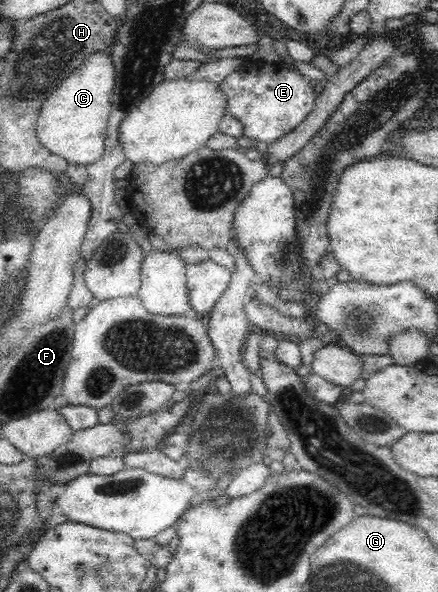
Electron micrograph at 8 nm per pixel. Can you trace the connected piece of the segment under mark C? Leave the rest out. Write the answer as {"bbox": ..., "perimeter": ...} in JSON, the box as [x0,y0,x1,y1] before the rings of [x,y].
{"bbox":[36,52,116,167],"perimeter":[[[109,52],[89,54],[43,102],[36,125],[40,142],[67,164],[87,167],[101,159],[115,86],[116,71]]]}

